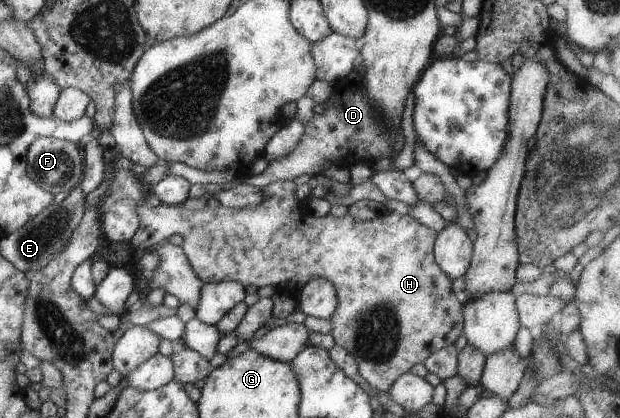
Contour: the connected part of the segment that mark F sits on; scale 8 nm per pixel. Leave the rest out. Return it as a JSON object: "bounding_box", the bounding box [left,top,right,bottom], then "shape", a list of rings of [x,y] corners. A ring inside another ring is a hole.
{"bounding_box":[24,136,83,196],"shape":[[[45,136],[35,138],[24,155],[25,175],[43,191],[54,196],[57,193],[68,194],[77,187],[83,177],[83,155],[79,144]]]}

